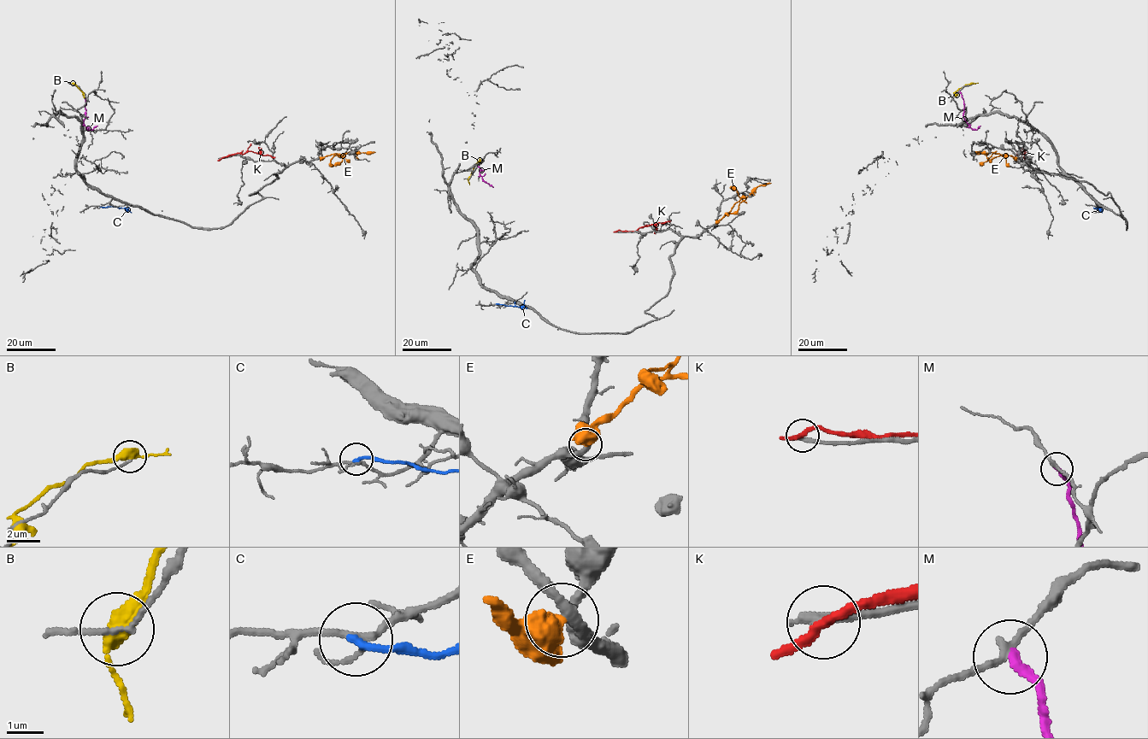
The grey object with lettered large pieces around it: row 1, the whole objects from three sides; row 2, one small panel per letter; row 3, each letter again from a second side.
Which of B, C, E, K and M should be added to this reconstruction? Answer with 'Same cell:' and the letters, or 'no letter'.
Same cell: no letter

